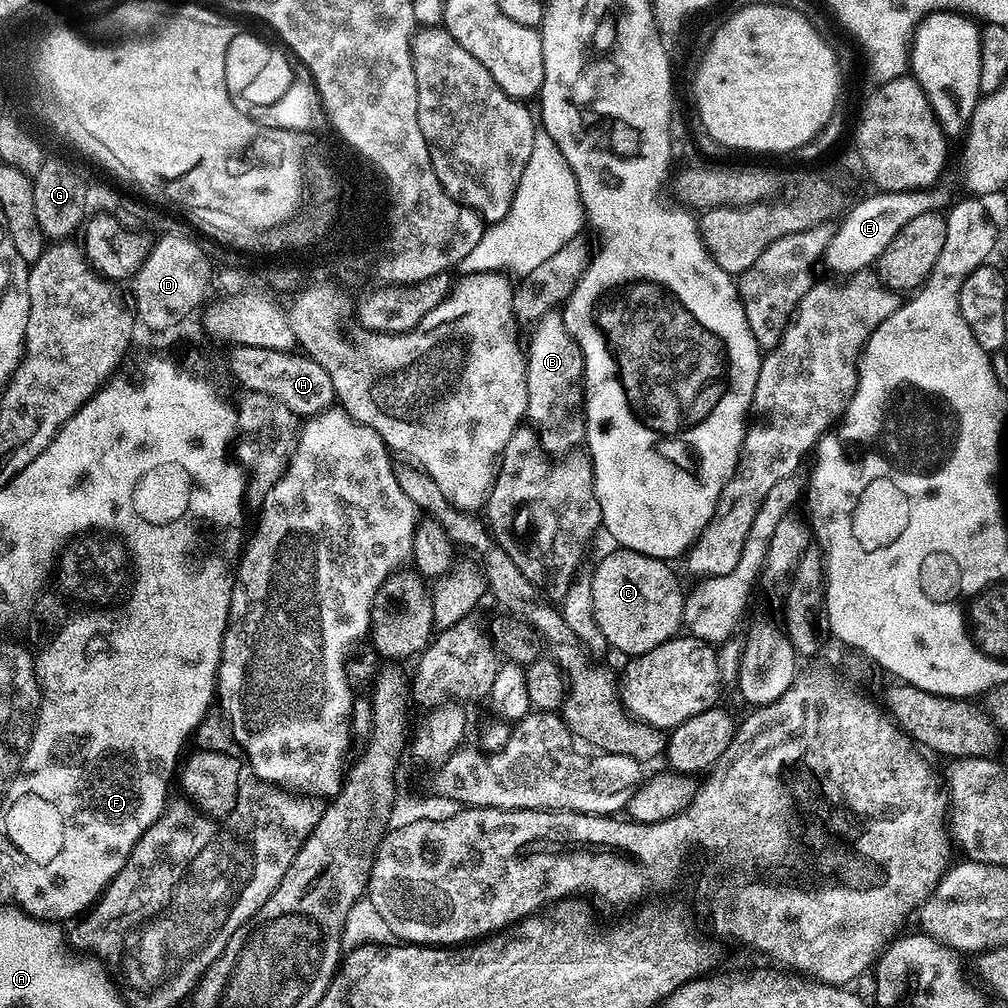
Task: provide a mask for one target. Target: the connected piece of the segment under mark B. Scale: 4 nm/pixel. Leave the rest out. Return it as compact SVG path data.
M559 311L551 312L550 314L546 314L542 319L540 319L539 323L534 326L534 329L531 331L532 341L527 342L526 344L526 363L528 365L528 369L526 370L526 406L528 407L526 413L526 420L533 431L536 432L537 439L540 440L541 447L544 448L545 452L549 457L552 458L564 458L567 452L572 452L576 447L583 445L585 443L584 438L584 355L582 354L582 350L578 346L578 342L574 342L574 338L570 333L566 330L566 326L564 325L563 315Z

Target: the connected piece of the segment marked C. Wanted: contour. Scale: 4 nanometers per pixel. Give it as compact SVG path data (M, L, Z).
M622 547L614 548L597 564L592 576L590 575L589 584L594 599L595 618L611 649L616 648L630 658L640 656L654 650L662 642L673 639L681 631L686 594L671 568L667 561Z

